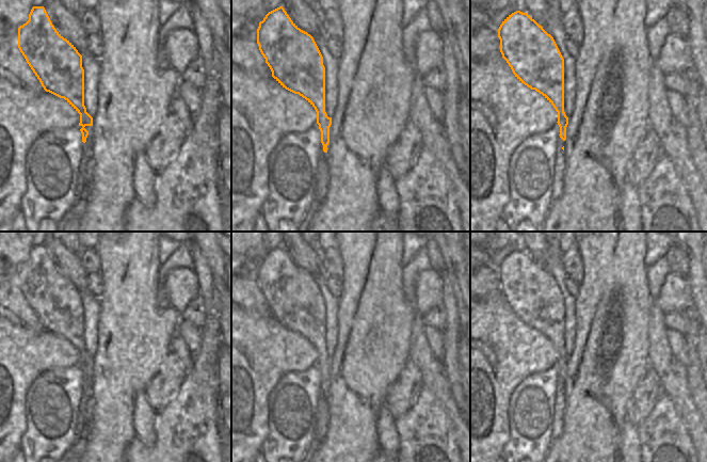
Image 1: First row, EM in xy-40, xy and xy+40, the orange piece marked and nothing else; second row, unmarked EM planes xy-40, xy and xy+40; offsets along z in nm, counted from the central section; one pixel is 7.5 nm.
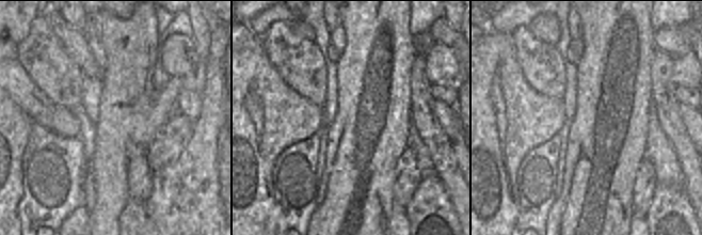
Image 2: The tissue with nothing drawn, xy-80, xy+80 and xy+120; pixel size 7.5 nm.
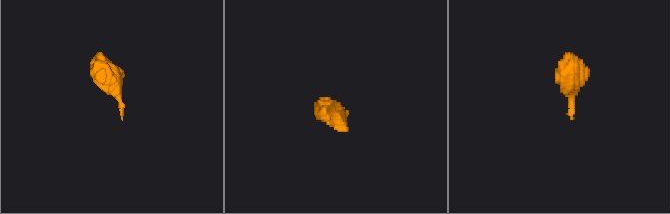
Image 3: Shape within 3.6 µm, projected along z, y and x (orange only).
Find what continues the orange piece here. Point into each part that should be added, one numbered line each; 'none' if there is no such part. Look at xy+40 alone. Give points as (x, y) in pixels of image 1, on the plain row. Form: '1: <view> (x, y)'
1: xy+40 (560, 407).

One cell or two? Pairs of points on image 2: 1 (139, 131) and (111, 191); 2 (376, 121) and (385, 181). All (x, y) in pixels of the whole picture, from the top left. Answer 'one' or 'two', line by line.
1: one
2: one

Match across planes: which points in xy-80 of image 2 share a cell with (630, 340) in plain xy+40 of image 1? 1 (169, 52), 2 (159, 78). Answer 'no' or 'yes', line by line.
1: no
2: no

